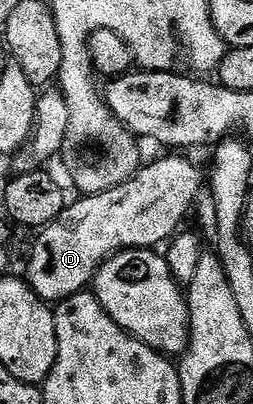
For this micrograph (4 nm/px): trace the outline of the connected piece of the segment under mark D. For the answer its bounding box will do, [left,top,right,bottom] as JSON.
[25,155,205,303]

